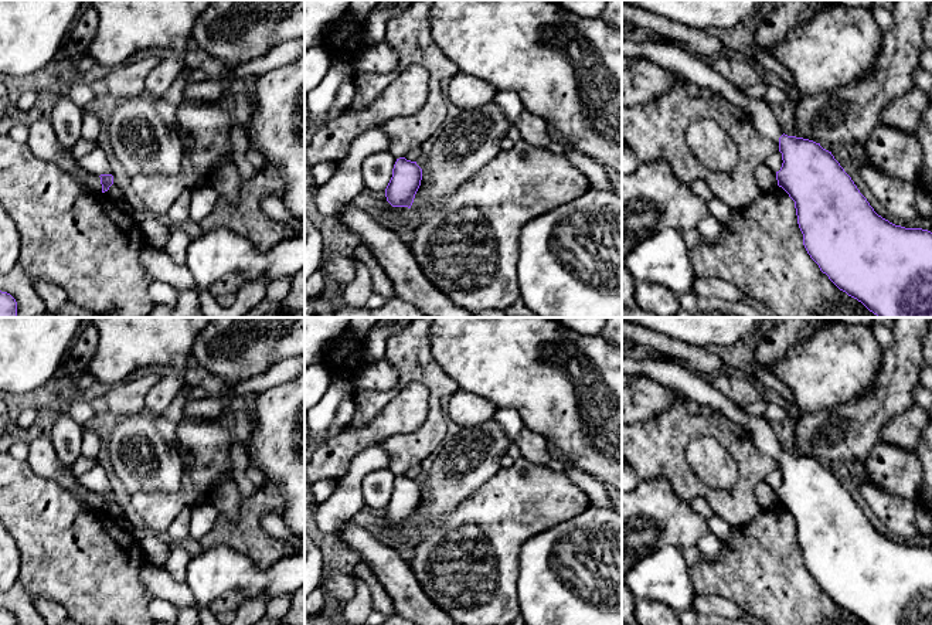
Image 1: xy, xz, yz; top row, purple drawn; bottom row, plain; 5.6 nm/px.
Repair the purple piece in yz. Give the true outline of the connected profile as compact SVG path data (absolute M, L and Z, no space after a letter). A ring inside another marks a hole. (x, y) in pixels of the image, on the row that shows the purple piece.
M622 38L622 57L649 61L700 88L710 88L714 95L721 95L741 108L758 132L779 142L783 163L780 170L776 171L778 186L795 201L797 224L803 234L803 245L807 254L840 291L861 302L878 317L932 317L931 231L895 225L878 215L831 152L813 140L785 135L778 120L772 116L771 106L763 99L748 98L741 88L714 71L711 64L707 64L703 57L673 41L637 43L629 38Z

